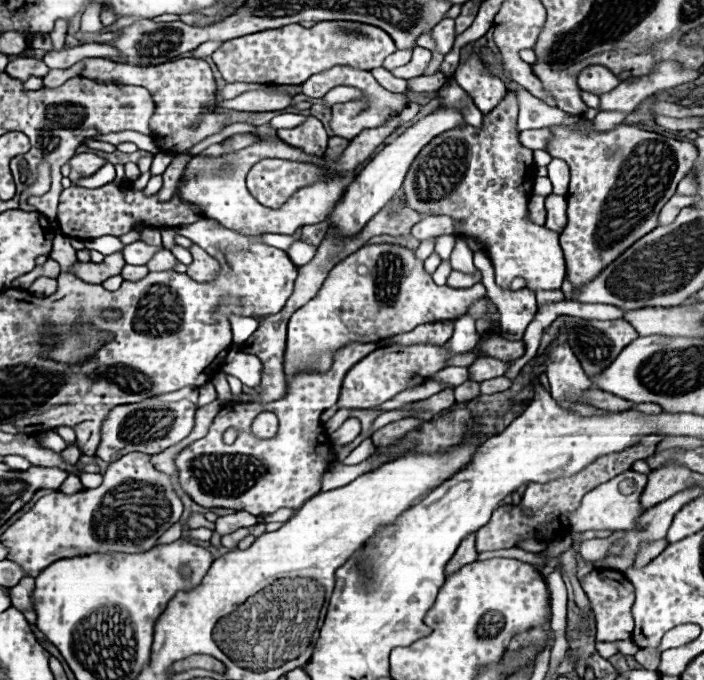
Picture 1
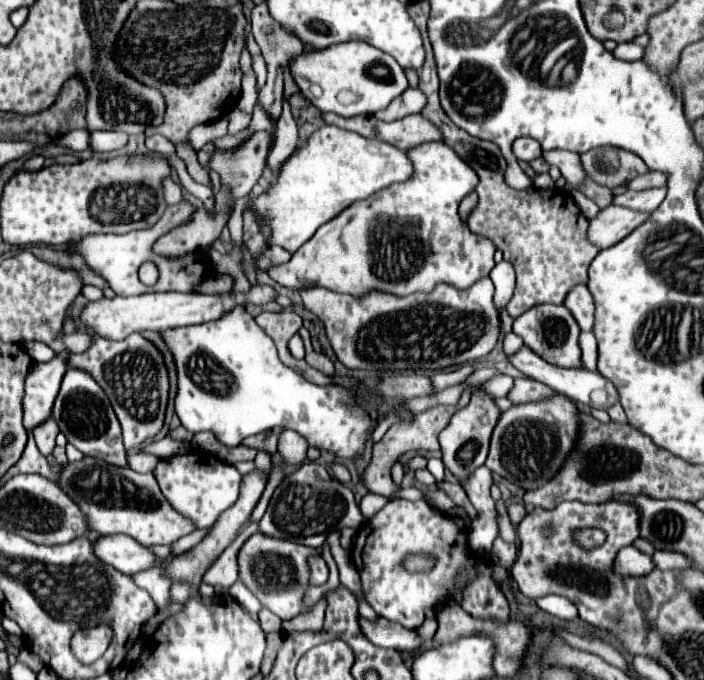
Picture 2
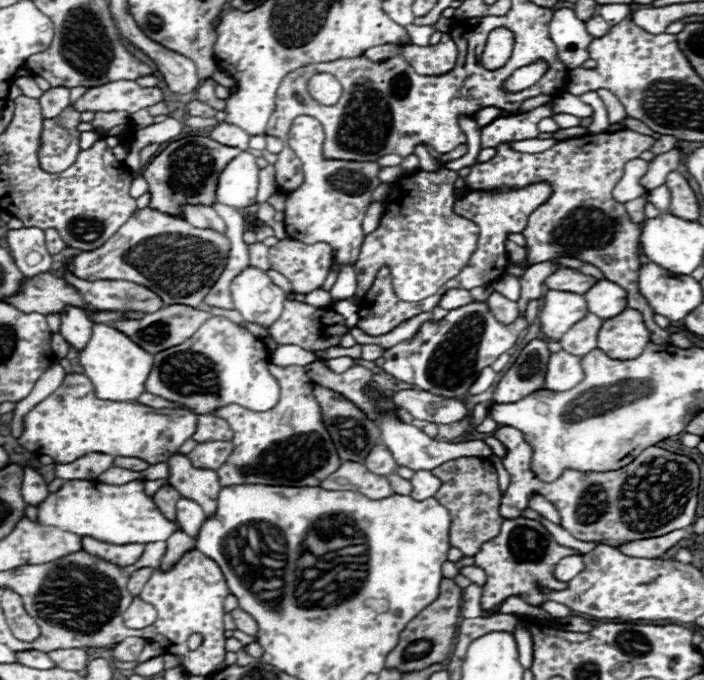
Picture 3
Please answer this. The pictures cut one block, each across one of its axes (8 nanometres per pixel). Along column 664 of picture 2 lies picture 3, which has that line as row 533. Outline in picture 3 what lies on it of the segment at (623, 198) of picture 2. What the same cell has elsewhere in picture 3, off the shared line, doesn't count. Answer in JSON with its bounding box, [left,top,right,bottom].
[176,498,206,536]

